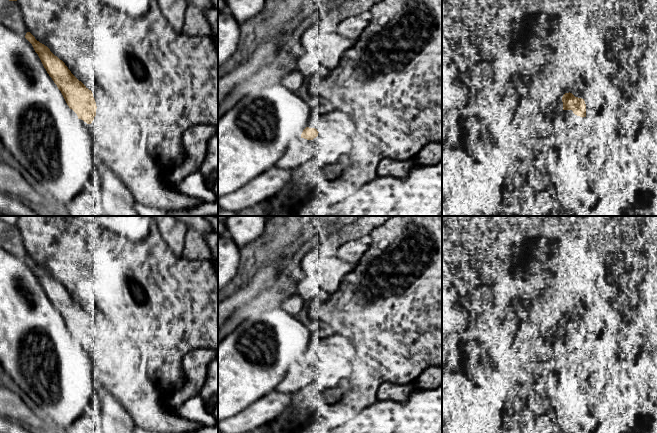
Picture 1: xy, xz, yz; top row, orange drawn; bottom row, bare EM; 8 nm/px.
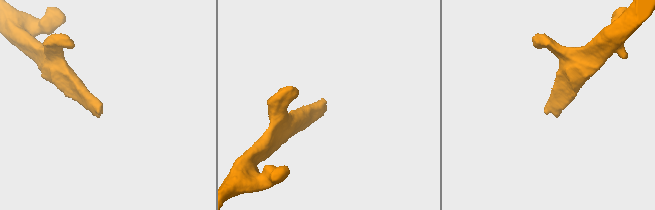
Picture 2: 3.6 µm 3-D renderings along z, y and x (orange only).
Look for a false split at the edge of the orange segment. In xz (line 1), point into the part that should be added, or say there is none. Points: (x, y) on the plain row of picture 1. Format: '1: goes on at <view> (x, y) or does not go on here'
1: goes on at xz (336, 345)

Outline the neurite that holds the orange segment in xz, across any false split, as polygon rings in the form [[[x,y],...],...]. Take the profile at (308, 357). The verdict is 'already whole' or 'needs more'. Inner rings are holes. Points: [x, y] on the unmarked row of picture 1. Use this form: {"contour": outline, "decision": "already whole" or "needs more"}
{"contour": [[[334,335],[332,337],[324,337],[324,347],[318,356],[315,352],[306,351],[301,362],[313,364],[318,359],[321,359],[325,354],[328,359],[339,356],[336,366],[340,369],[341,376],[348,376],[351,373],[353,362],[356,360],[356,351],[352,341],[344,336]]], "decision": "needs more"}

